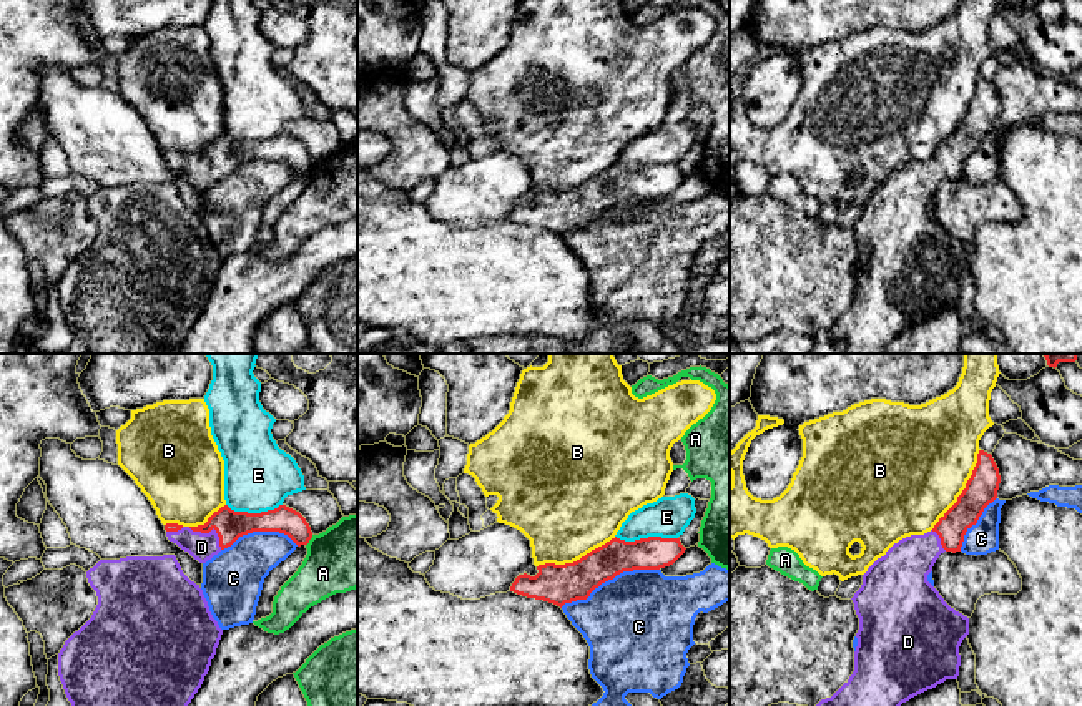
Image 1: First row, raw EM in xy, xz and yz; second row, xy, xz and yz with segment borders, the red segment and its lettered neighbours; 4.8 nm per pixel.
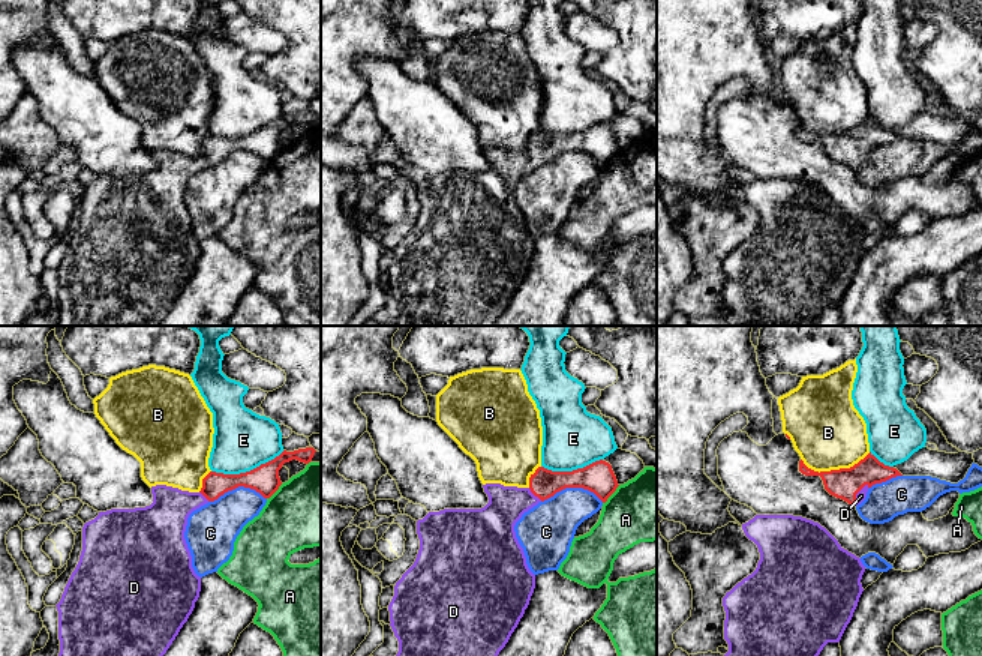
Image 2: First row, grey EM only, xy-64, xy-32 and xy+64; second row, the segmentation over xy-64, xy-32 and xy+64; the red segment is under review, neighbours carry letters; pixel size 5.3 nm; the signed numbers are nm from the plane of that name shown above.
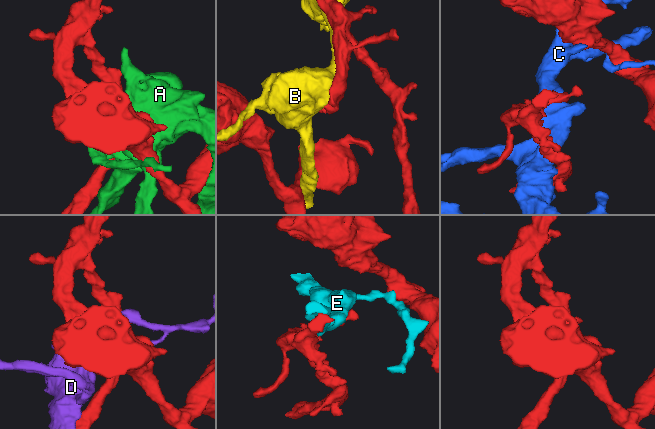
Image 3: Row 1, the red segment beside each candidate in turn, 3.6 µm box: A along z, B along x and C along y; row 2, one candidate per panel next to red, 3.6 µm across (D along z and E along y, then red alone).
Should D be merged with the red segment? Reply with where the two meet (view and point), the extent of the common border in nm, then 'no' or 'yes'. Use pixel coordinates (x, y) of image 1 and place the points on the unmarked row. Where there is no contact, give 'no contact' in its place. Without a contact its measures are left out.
xy (211, 156) | 200 nm | yes

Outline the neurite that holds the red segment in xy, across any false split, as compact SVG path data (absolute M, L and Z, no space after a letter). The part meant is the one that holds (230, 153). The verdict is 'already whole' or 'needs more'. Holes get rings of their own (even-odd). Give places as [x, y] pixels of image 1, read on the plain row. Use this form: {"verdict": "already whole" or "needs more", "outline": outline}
{"verdict": "needs more", "outline": "M224 133L204 153L166 151L165 158L170 169L199 191L206 191L239 164L253 159L279 159L288 163L298 174L307 173L312 166L306 146L286 133L261 141L234 140Z"}

